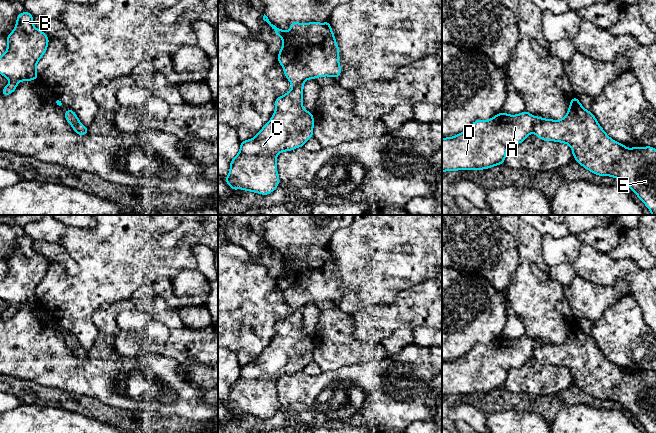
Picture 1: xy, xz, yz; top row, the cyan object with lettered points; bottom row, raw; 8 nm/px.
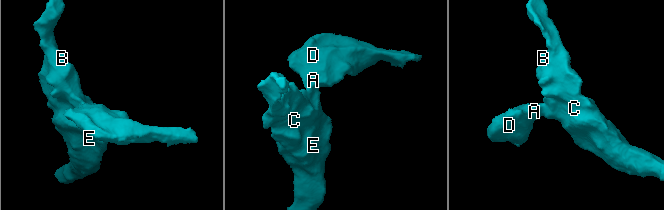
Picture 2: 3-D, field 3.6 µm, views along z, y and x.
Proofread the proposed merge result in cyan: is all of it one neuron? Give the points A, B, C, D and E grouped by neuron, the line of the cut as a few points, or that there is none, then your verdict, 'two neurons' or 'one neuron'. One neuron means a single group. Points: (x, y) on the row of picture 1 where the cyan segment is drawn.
groups A D / B C E; cut yz (535, 118), (531, 132); two neurons

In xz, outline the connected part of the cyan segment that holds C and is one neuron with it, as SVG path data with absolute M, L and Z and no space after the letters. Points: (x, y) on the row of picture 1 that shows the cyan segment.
M300 83L275 100L275 112L271 119L252 139L240 142L239 153L230 162L230 171L225 178L226 183L232 190L243 189L245 191L255 192L262 195L272 193L280 183L277 173L276 158L279 153L291 151L298 147L303 147L305 143L313 137L314 119L313 113L303 109L303 88L304 83Z

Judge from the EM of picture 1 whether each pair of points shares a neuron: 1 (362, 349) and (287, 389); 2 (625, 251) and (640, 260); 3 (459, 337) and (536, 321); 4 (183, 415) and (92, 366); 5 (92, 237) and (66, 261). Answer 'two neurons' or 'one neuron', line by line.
1: two neurons
2: one neuron
3: two neurons
4: one neuron
5: two neurons

